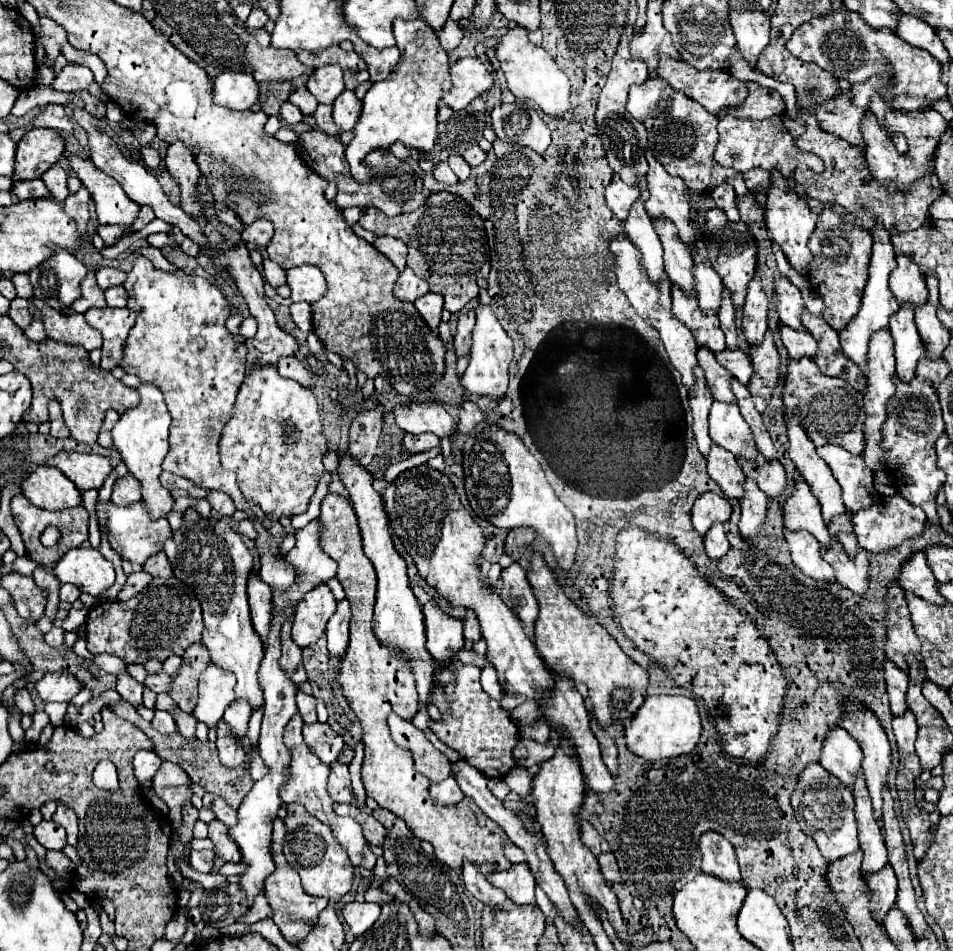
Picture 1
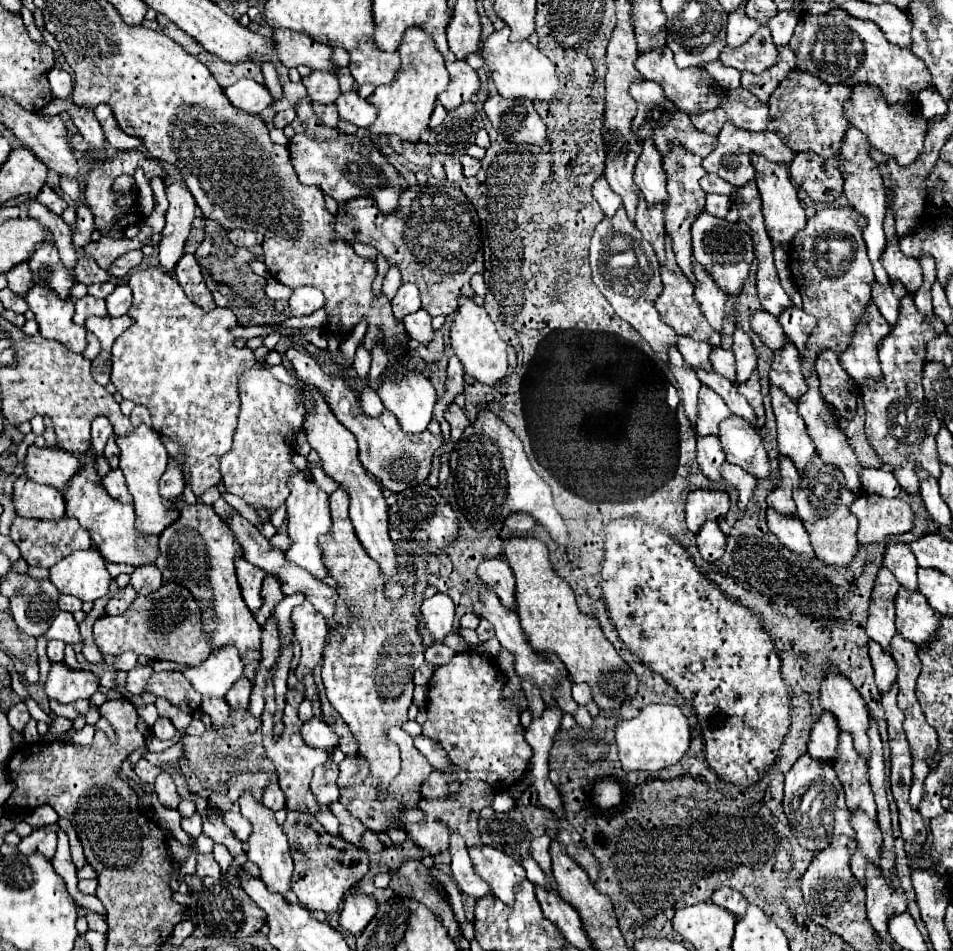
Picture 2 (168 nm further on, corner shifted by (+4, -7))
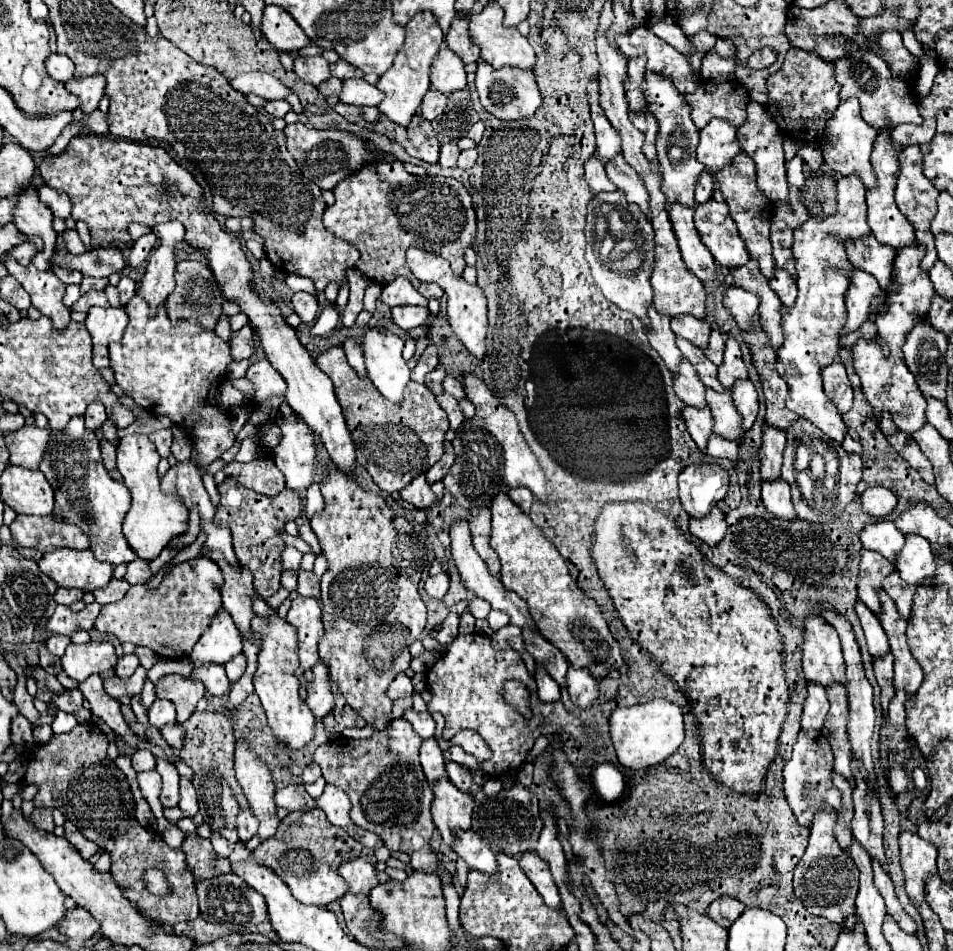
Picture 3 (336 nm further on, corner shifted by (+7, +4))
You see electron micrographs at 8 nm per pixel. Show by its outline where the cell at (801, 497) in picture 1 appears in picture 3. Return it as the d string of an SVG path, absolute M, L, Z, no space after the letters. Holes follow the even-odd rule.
M765 425L763 429L763 447L761 447L761 479L763 481L775 481L781 475L783 465L783 449L785 449L785 433L779 429L771 429L771 425Z

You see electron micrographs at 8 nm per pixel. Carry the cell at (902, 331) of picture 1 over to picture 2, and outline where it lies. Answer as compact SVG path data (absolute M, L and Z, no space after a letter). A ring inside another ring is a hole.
M872 282L872 302L880 308L882 316L888 320L890 326L896 324L900 312L900 300L904 296L902 284L888 284L888 288L880 288L880 284Z

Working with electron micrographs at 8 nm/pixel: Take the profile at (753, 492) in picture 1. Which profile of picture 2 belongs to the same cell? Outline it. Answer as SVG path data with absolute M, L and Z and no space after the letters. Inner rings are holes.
M724 462L724 468L720 468L720 474L722 474L722 478L730 480L736 486L738 496L740 496L738 508L744 512L748 500L752 498L754 488L756 488L756 478L750 472L746 472L746 470L742 470L742 468L734 466L734 464L728 464L728 462Z

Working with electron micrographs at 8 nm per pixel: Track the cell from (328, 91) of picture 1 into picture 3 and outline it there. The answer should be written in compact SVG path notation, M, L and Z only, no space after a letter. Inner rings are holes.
M321 55L307 57L307 59L297 57L293 71L295 71L297 77L301 77L305 83L311 83L311 85L315 85L315 87L319 87L323 81L329 81L329 77L331 77L329 63L327 63Z

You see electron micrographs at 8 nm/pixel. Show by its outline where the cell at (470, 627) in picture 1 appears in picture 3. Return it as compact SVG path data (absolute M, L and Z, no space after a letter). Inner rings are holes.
M477 597L467 603L467 609L469 609L469 613L471 613L475 619L487 619L487 615L489 615L489 611L491 611L489 603L487 603L487 601L481 601L481 599L477 599Z

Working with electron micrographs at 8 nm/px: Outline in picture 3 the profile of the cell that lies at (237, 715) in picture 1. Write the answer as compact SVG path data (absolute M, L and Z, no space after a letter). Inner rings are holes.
M245 655L233 657L233 661L229 661L229 665L225 665L225 671L227 671L229 681L235 683L241 677L241 673L245 671Z

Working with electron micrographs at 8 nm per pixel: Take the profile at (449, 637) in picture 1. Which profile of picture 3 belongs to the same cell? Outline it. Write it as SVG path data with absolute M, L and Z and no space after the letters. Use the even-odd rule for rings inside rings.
M441 571L439 575L429 577L429 579L425 581L425 593L427 593L429 597L437 599L437 601L441 601L441 599L445 597L447 589L449 589L449 575L443 573L443 571Z

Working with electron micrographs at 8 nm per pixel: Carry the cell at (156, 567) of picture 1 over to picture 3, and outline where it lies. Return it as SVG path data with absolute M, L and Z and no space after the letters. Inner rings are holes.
M135 559L127 565L127 575L125 579L131 583L131 585L139 585L139 583L147 583L149 579L153 579L153 573L149 569L149 563L145 559Z

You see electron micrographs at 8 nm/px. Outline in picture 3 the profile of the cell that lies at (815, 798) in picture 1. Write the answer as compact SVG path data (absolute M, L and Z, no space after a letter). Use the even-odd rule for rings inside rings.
M799 733L799 739L793 747L793 757L785 763L783 779L785 779L785 797L799 825L811 827L813 815L825 807L833 811L841 809L841 791L831 781L833 773L833 753L823 733Z

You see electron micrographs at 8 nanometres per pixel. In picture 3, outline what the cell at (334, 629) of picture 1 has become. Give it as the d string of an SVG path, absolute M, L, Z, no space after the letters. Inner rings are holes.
M287 547L283 549L281 553L281 563L283 563L283 571L293 571L295 575L299 575L299 569L301 569L301 553L293 547Z

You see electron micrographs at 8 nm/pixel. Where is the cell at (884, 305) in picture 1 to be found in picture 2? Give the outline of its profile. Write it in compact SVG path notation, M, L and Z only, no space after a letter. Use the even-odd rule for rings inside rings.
M848 128L848 136L844 136L844 144L840 146L840 152L836 154L836 158L842 162L842 176L844 176L844 196L848 198L848 202L852 204L852 208L856 212L860 212L868 224L864 228L864 242L868 246L868 256L876 274L876 282L880 284L888 284L888 274L882 266L882 252L886 248L886 236L884 236L884 228L882 228L882 220L886 214L886 190L884 190L884 182L880 176L880 170L876 168L876 162L868 156L870 148L868 148L868 140L864 140L864 136L860 136L858 128Z

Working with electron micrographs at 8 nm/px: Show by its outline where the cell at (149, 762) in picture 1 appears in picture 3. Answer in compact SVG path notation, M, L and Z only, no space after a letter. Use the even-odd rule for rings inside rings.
M137 749L131 757L135 771L153 771L155 769L155 755L149 749Z

